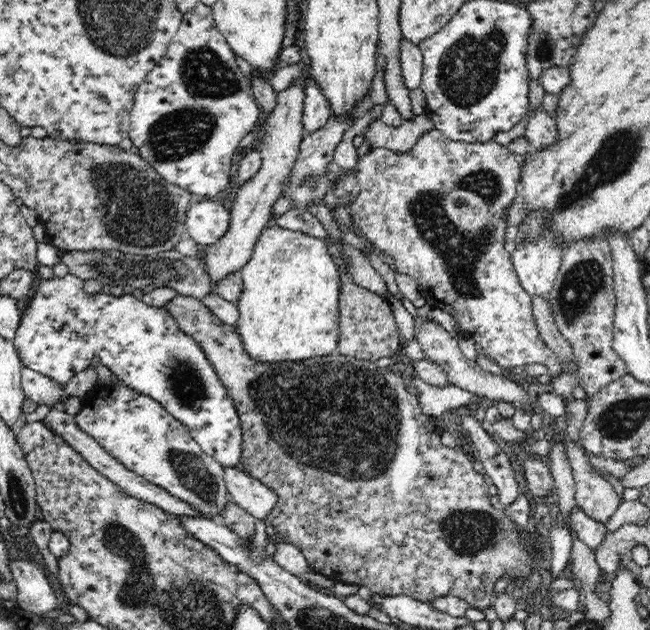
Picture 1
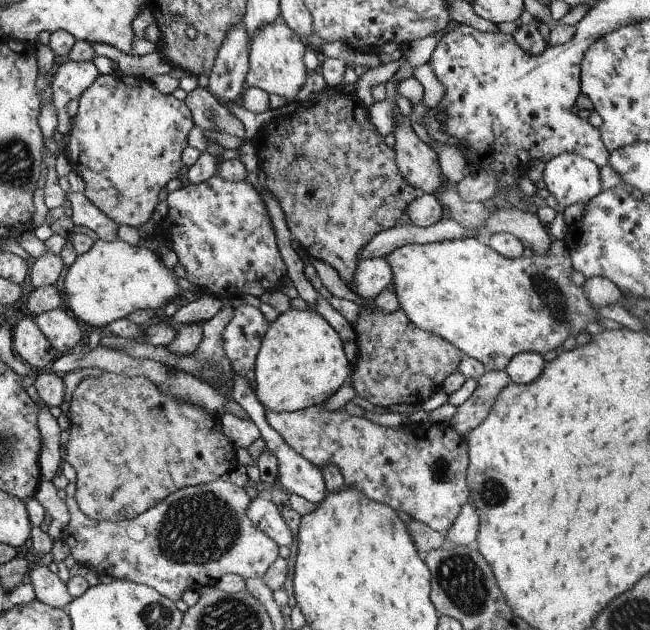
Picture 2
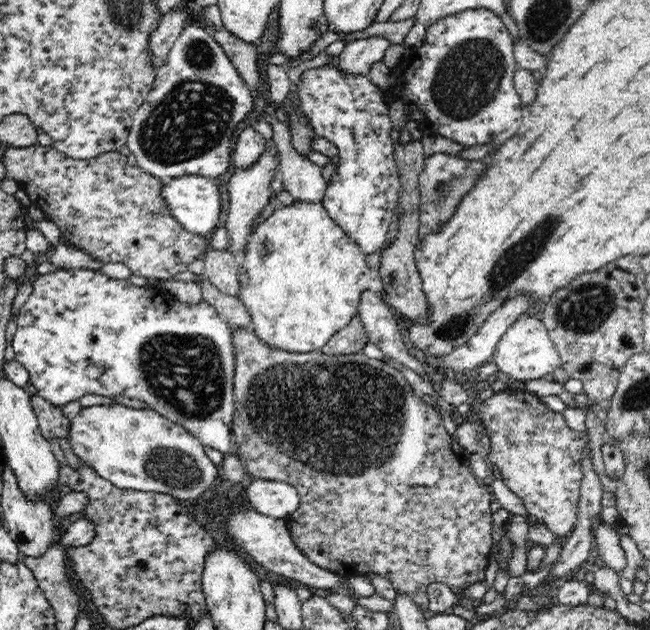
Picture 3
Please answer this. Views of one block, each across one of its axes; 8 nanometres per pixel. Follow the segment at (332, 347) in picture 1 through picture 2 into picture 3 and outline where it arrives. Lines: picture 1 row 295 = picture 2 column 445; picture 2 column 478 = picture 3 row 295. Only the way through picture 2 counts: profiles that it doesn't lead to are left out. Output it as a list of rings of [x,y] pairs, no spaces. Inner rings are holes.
[[[295,200],[288,206],[279,206],[273,210],[272,215],[254,229],[249,238],[249,243],[244,254],[242,254],[239,268],[239,281],[242,290],[242,302],[251,314],[252,329],[268,346],[280,348],[288,352],[312,352],[318,351],[331,336],[342,330],[350,321],[358,315],[359,302],[364,291],[382,292],[382,279],[379,272],[366,262],[366,254],[362,252],[359,244],[350,238],[328,215],[322,200],[316,202],[304,202]]]

